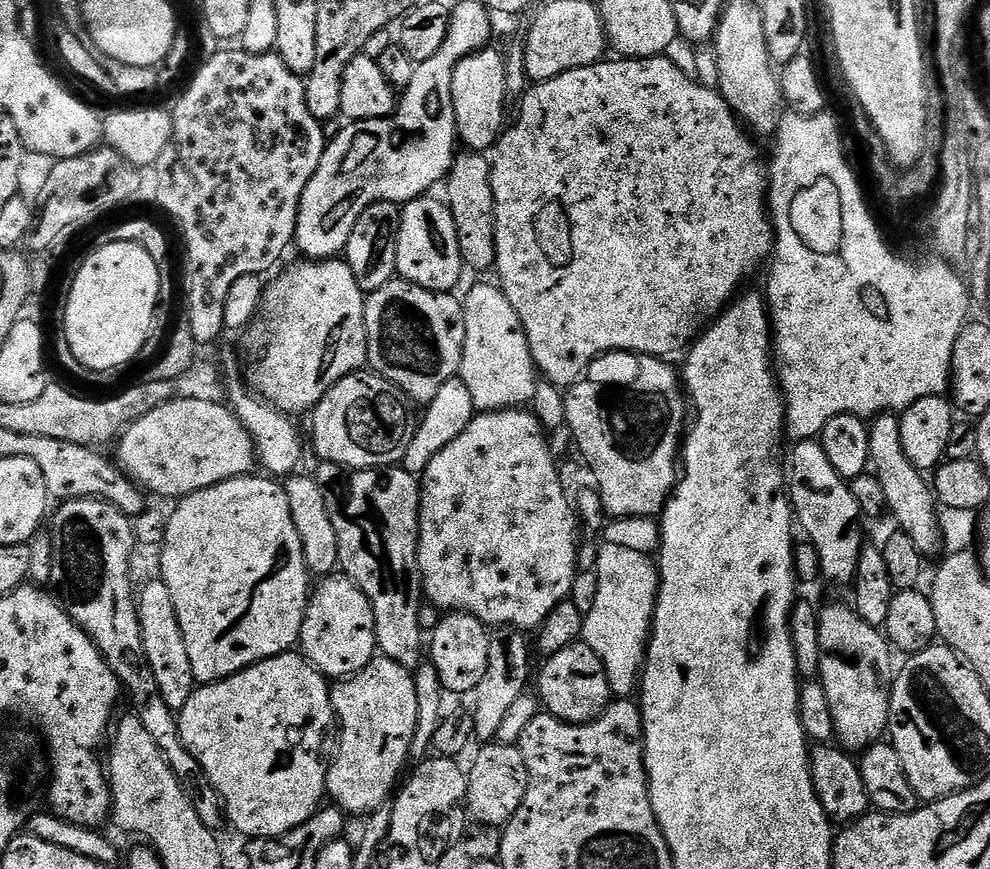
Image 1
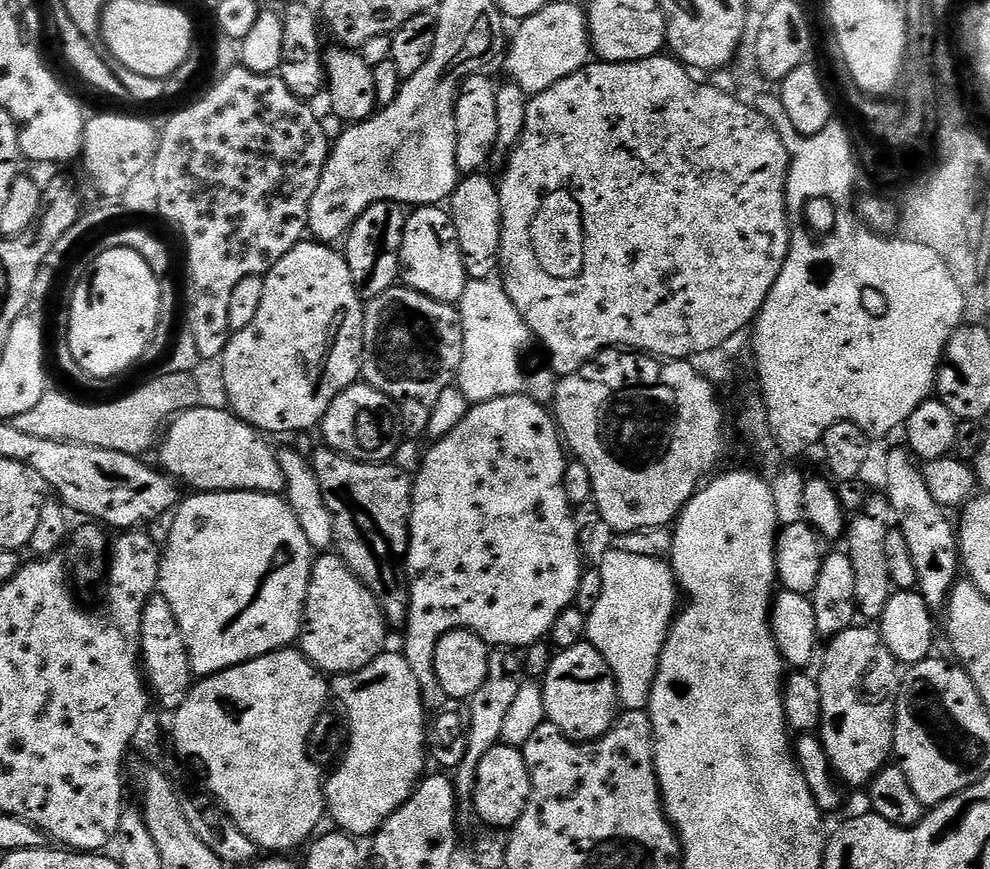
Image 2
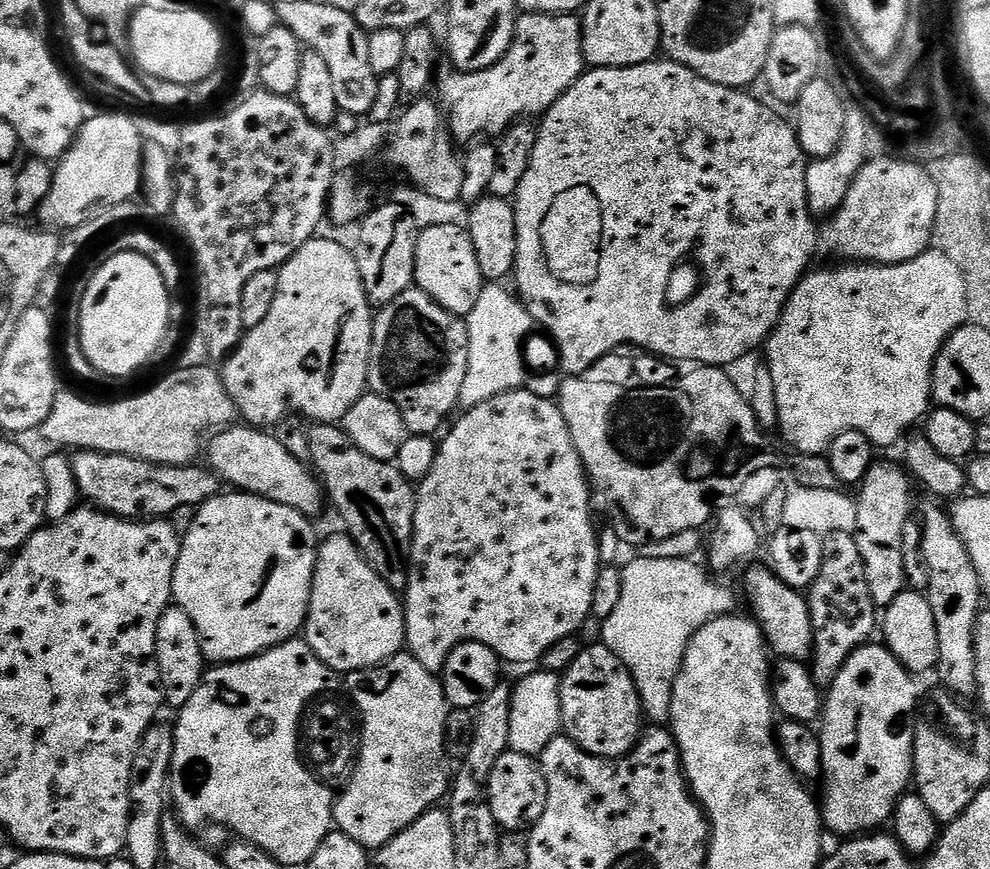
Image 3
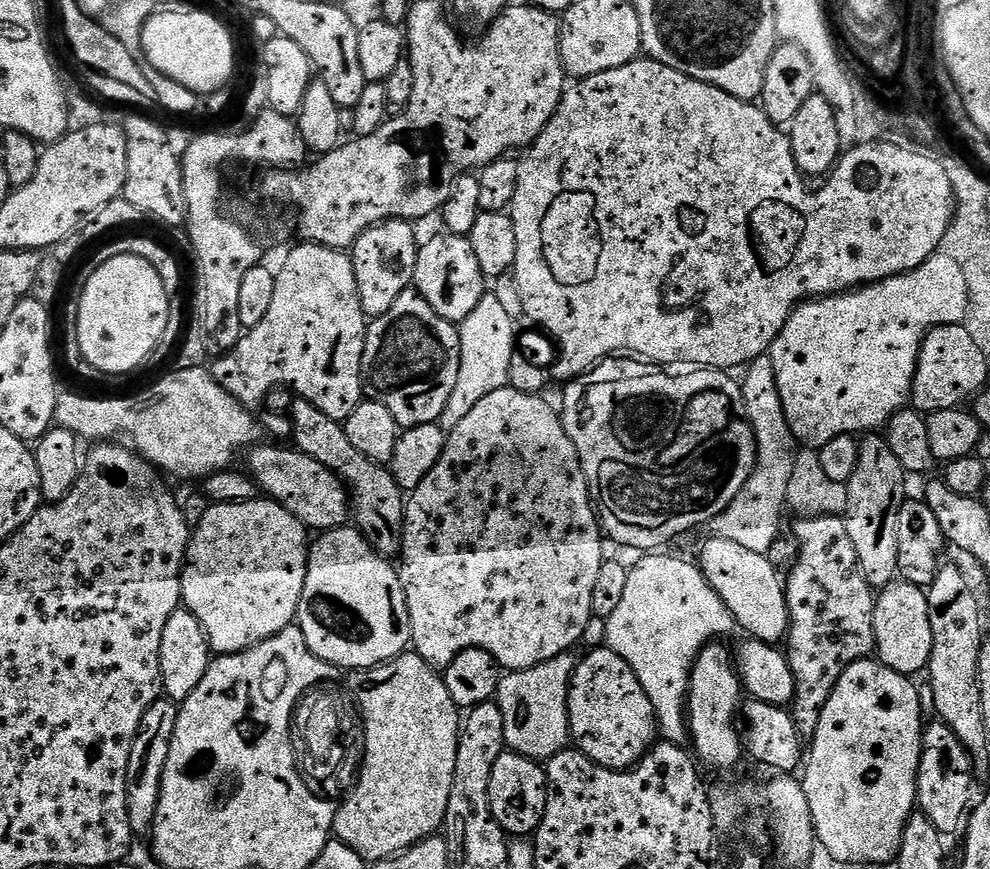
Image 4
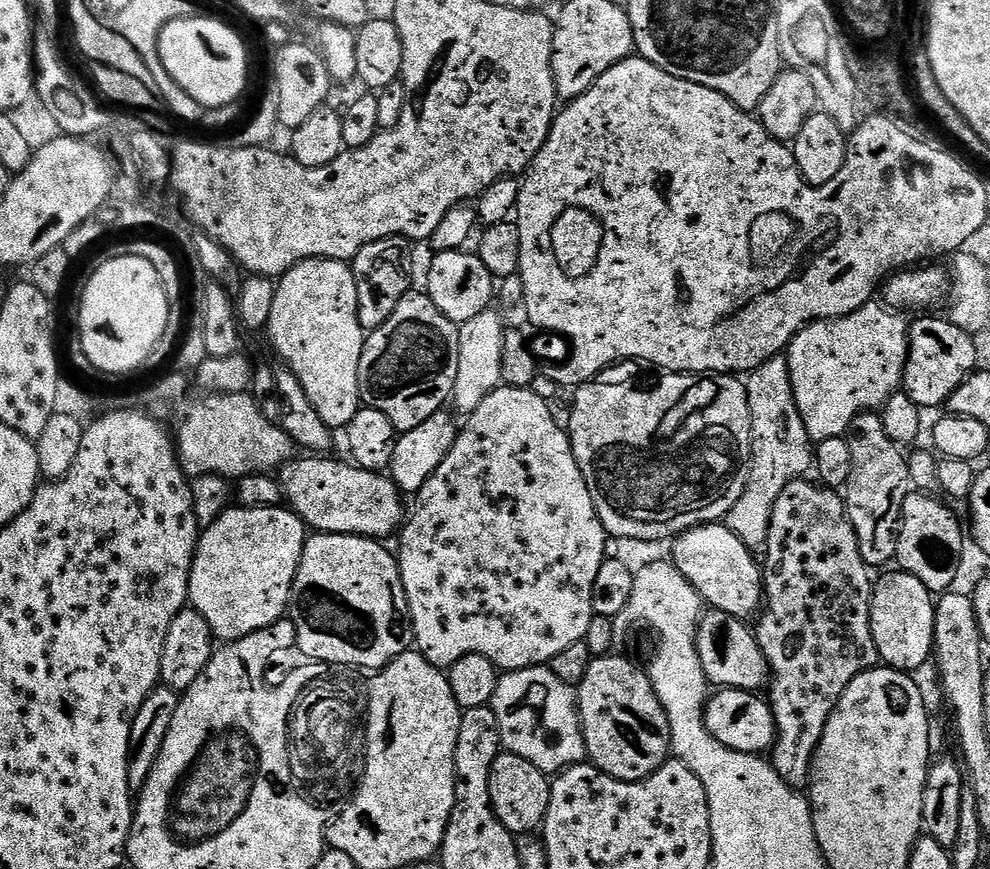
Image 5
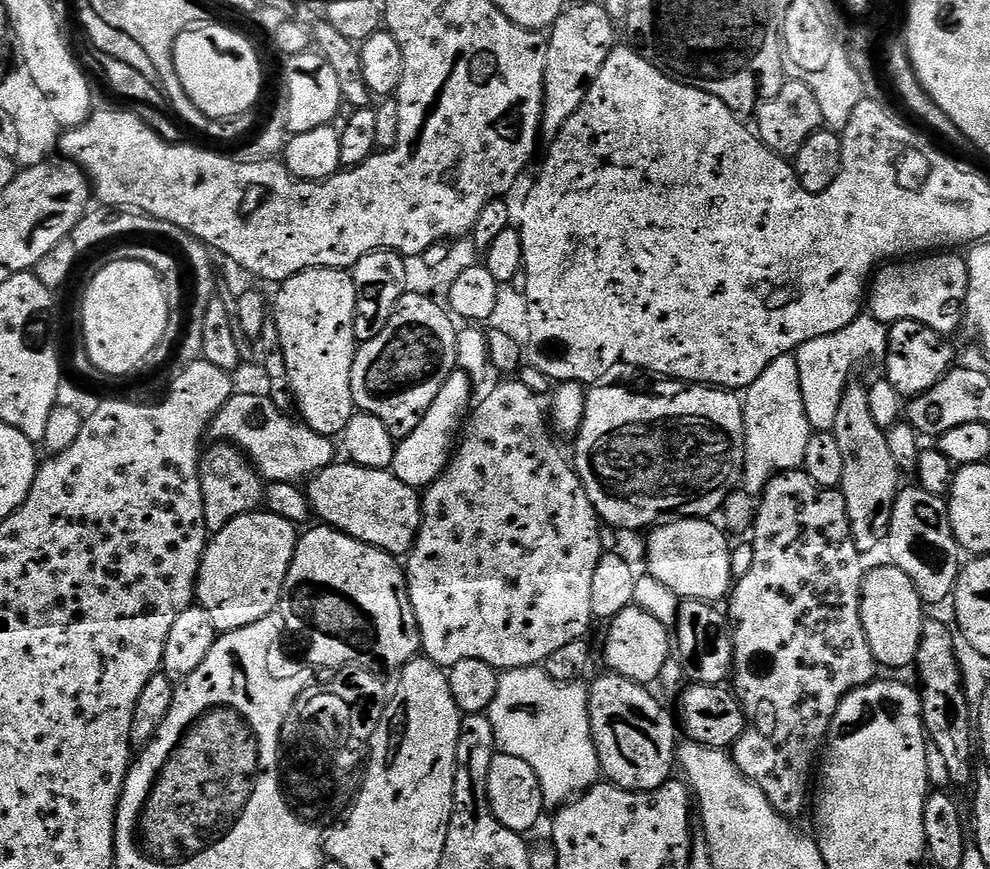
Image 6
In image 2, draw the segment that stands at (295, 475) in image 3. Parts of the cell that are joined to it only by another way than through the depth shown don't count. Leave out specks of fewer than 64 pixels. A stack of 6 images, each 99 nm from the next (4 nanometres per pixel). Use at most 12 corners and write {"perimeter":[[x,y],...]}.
{"perimeter":[[231,411],[167,425],[159,463],[196,492],[268,492],[268,444]]}

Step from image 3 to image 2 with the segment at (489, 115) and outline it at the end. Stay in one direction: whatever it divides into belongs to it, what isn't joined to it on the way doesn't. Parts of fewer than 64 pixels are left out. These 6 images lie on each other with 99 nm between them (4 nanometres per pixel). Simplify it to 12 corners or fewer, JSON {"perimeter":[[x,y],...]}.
{"perimeter":[[549,2],[519,21],[511,83],[529,97],[590,60],[588,17]]}

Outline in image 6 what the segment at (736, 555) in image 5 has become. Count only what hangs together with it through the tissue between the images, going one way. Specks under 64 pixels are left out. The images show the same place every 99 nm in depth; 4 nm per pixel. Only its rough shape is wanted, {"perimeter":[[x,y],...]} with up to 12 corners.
{"perimeter":[[676,518],[647,533],[647,575],[684,600],[727,601],[725,529]]}

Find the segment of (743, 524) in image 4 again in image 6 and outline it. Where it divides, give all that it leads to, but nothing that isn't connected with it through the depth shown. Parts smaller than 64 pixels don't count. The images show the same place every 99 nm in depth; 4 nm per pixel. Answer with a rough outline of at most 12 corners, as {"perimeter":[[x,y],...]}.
{"perimeter":[[795,355],[746,389],[744,480],[803,467],[812,435]]}

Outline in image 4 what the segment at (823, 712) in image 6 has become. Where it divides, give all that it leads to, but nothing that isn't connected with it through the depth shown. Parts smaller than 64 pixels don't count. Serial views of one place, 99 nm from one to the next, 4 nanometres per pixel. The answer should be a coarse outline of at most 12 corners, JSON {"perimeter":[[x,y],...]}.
{"perimeter":[[839,515],[796,521],[783,581],[801,737],[876,651],[876,596]]}

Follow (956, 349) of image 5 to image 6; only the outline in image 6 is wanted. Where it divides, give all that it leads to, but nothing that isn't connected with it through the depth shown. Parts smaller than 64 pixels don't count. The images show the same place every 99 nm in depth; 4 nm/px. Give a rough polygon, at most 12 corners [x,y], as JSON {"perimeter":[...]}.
{"perimeter":[[922,322],[891,325],[883,379],[921,396],[954,367],[947,335]]}

